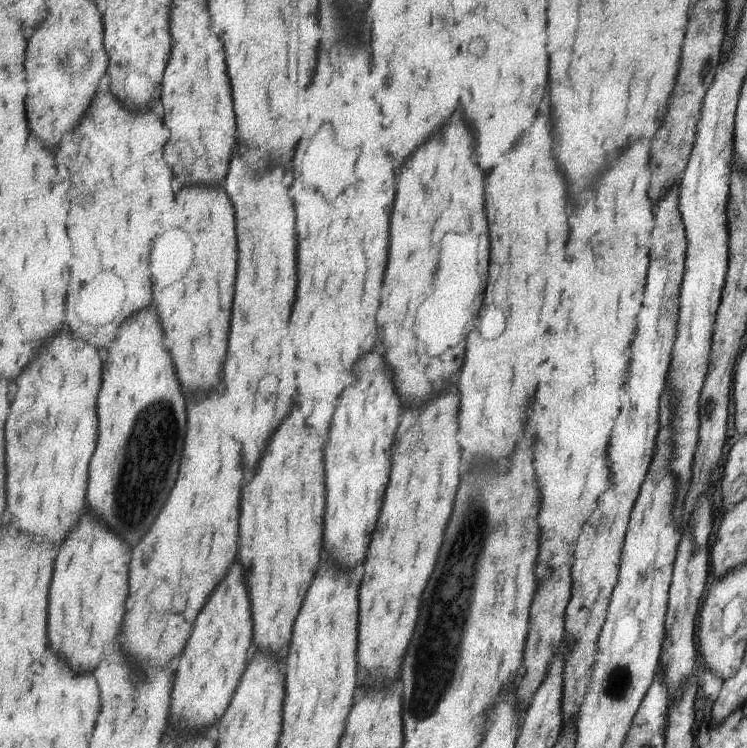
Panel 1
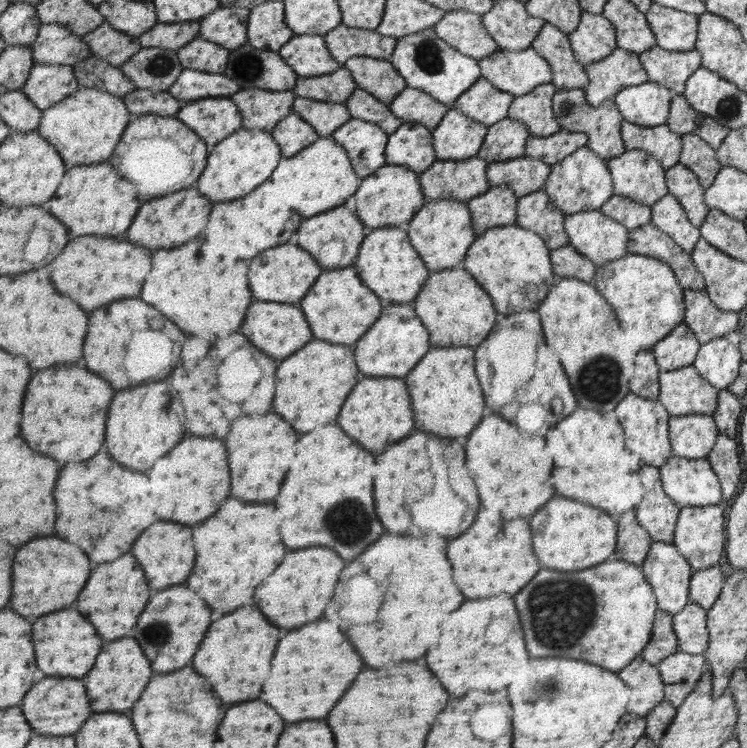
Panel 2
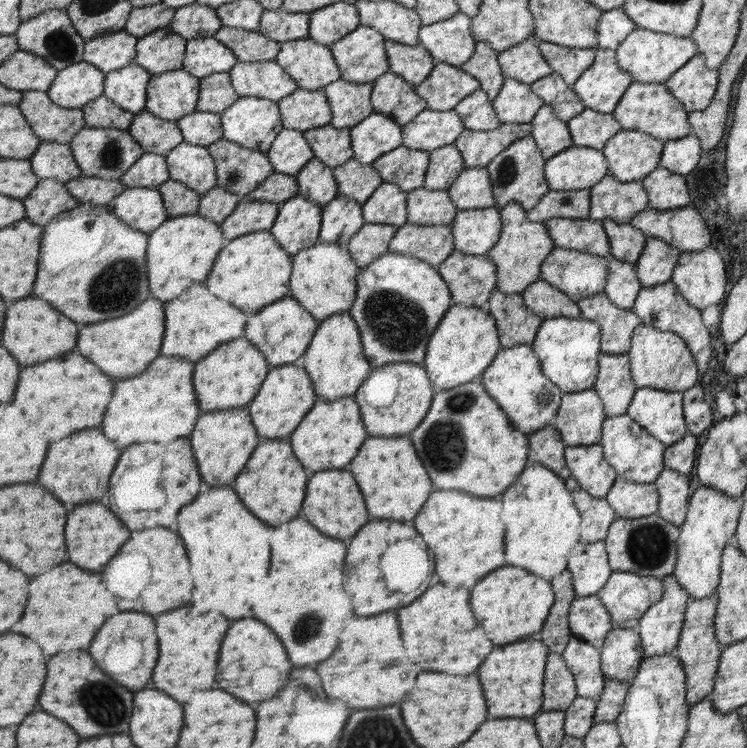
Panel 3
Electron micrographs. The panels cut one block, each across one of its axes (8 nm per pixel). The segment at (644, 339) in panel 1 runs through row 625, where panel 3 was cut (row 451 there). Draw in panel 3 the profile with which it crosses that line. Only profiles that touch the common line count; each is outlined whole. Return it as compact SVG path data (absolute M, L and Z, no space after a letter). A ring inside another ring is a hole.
M601 444L569 446L566 451L566 461L572 477L597 498L605 499L619 477L606 459Z

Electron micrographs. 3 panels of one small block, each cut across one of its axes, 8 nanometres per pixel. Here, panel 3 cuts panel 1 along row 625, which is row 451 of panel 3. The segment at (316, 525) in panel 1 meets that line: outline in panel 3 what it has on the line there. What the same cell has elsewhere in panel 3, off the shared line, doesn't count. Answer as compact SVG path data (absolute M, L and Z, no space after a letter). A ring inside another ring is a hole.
M279 440L263 442L253 452L249 468L251 474L241 474L241 478L237 478L235 482L235 490L253 514L257 514L261 520L273 526L279 526L302 512L309 478L307 478L307 469L297 460L289 442L279 442Z

